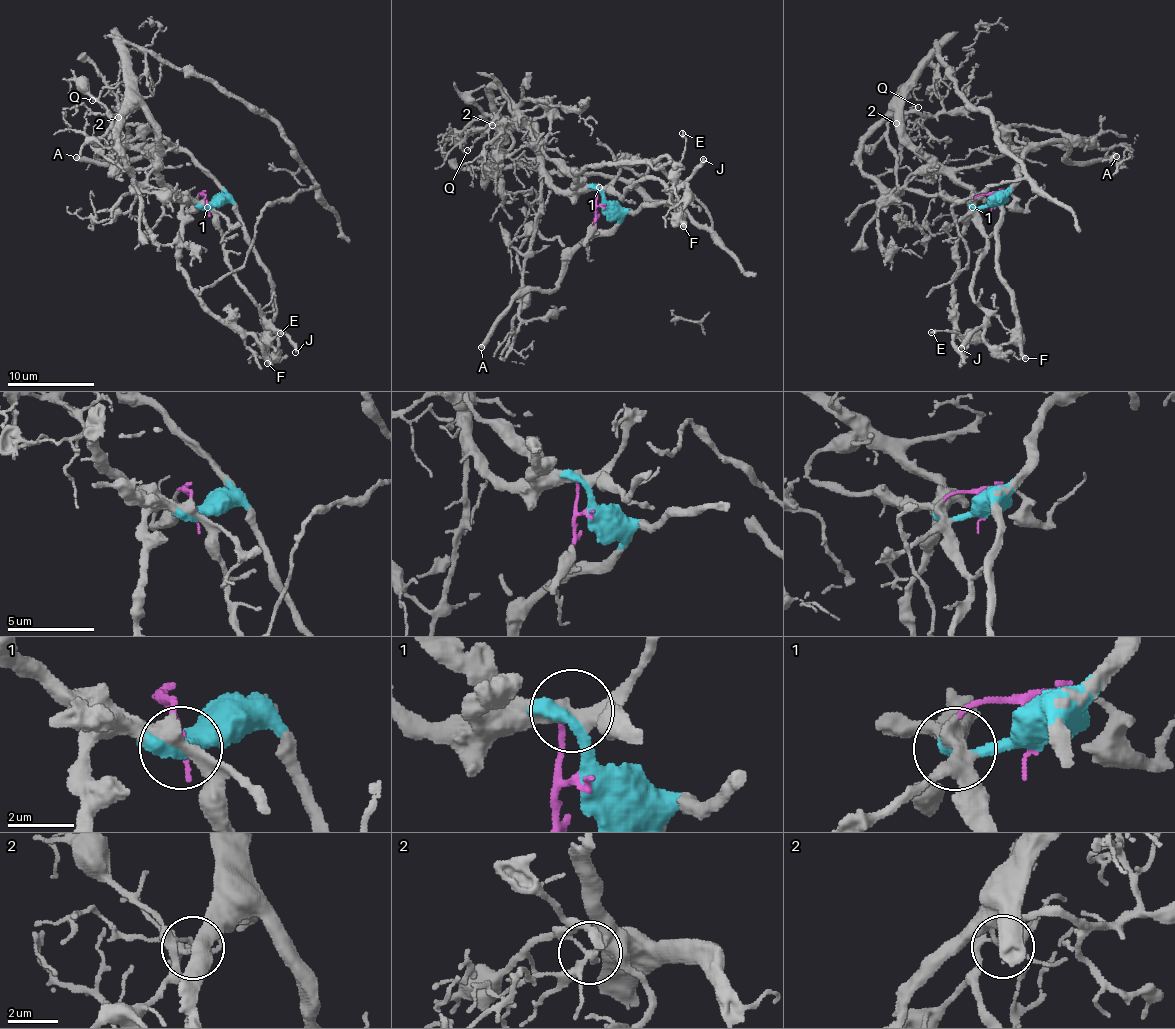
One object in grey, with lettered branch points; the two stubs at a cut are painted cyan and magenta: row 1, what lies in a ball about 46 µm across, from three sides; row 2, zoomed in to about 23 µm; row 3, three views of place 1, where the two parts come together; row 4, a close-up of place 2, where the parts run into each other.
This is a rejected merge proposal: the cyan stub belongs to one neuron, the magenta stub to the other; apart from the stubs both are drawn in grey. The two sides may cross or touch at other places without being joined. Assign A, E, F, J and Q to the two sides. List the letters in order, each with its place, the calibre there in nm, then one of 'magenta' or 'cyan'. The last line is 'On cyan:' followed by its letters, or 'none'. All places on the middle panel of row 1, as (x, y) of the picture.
A: (481, 347) | 440 nm | cyan
E: (682, 133) | 200 nm | cyan
F: (683, 226) | 400 nm | cyan
J: (703, 159) | 360 nm | magenta
Q: (467, 150) | 90 nm | magenta
On cyan: A, E, F

